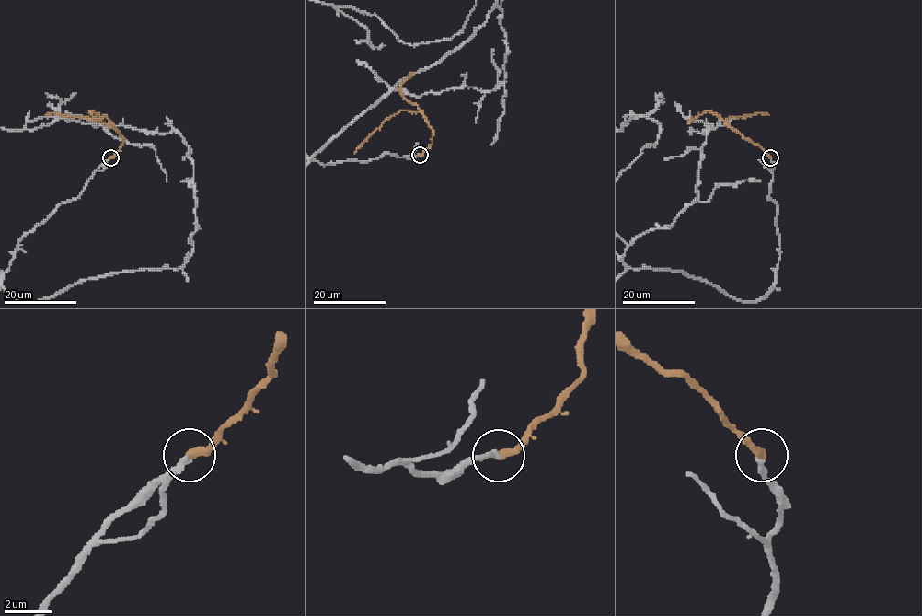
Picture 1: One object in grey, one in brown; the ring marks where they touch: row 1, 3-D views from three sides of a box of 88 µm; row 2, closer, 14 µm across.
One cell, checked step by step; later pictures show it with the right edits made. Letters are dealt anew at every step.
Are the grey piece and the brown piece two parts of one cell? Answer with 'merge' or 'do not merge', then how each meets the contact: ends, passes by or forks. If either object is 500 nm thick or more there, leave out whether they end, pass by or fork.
merge; grey ends; brown ends

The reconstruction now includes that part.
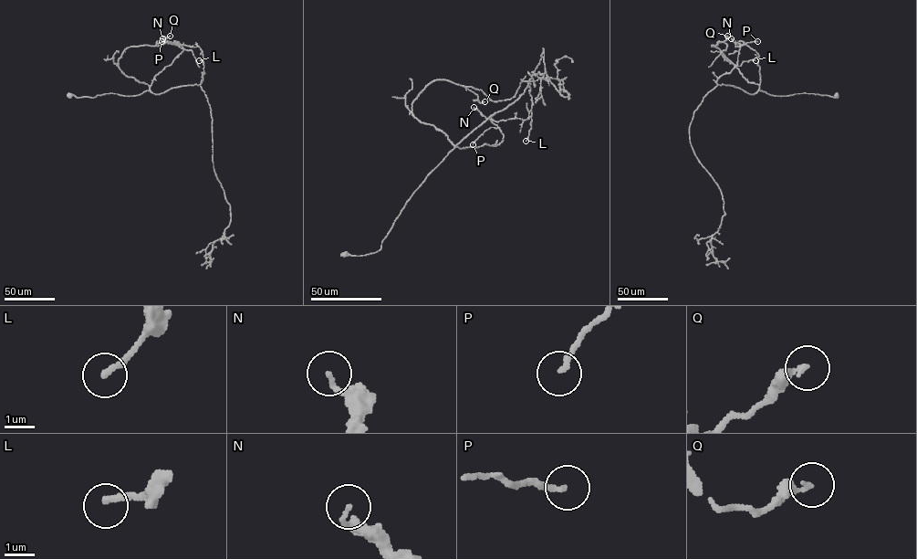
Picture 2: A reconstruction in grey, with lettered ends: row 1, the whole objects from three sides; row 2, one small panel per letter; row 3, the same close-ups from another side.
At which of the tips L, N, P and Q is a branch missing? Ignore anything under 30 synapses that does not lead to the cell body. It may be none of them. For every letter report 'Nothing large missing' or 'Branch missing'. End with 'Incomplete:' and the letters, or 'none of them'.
L: Nothing large missing
N: Nothing large missing
P: Nothing large missing
Q: Nothing large missing
Incomplete: none of them

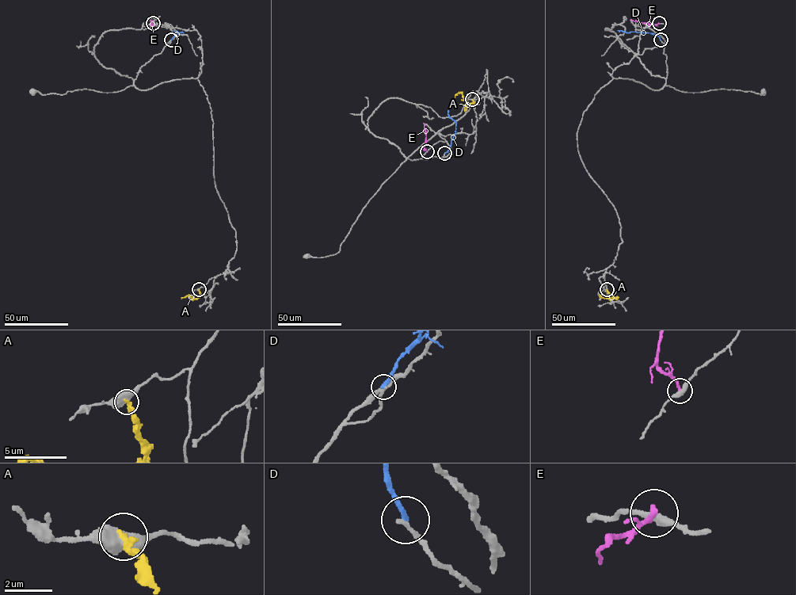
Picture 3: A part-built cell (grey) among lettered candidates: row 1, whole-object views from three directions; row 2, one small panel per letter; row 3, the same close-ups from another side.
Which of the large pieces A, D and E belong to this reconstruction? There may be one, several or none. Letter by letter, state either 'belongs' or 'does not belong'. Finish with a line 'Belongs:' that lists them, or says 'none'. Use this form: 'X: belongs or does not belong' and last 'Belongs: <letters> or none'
A: does not belong
D: does not belong
E: does not belong
Belongs: none

